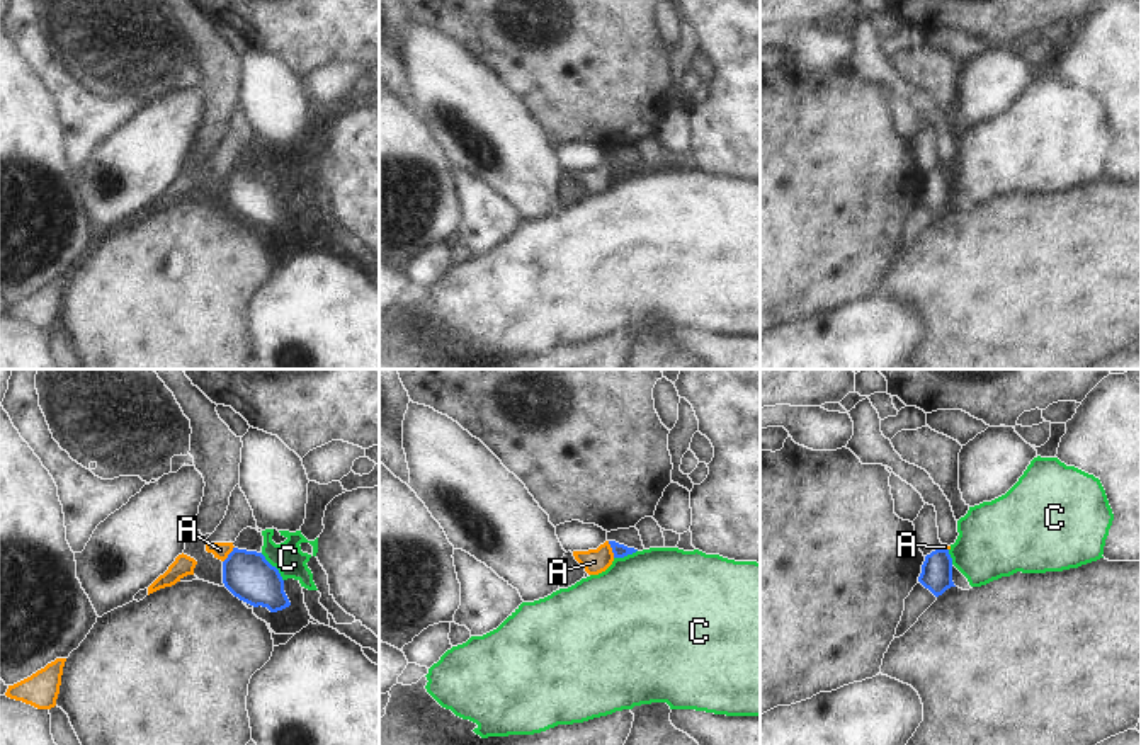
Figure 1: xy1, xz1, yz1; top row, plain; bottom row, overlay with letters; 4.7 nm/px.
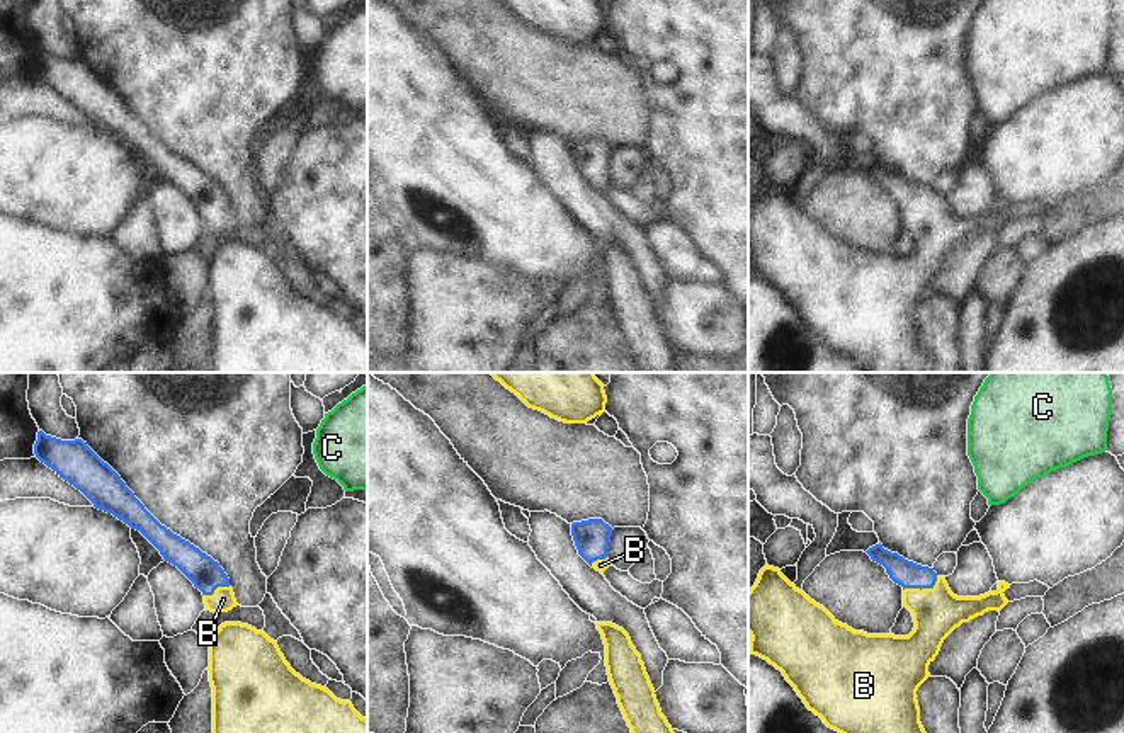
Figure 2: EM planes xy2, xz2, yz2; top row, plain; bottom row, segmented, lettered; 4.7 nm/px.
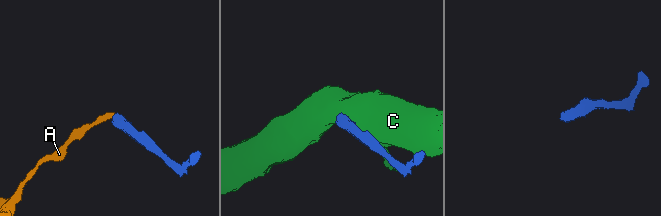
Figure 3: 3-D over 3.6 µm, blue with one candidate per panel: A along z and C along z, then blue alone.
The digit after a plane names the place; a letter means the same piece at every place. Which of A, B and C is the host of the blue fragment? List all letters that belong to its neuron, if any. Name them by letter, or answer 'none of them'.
B

